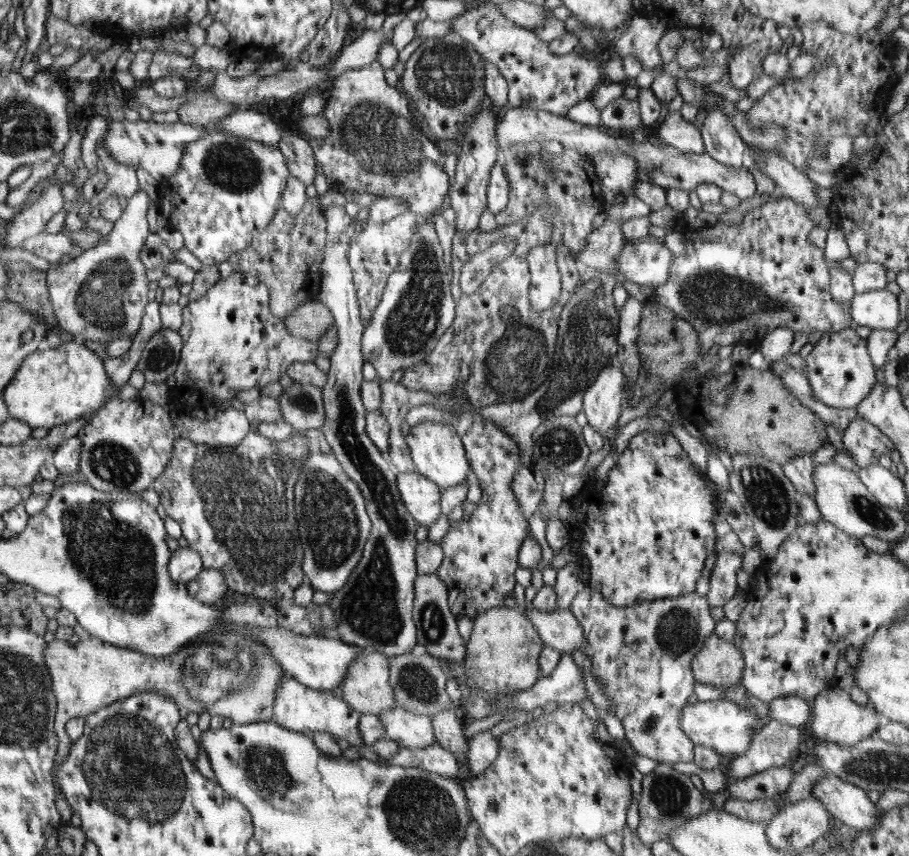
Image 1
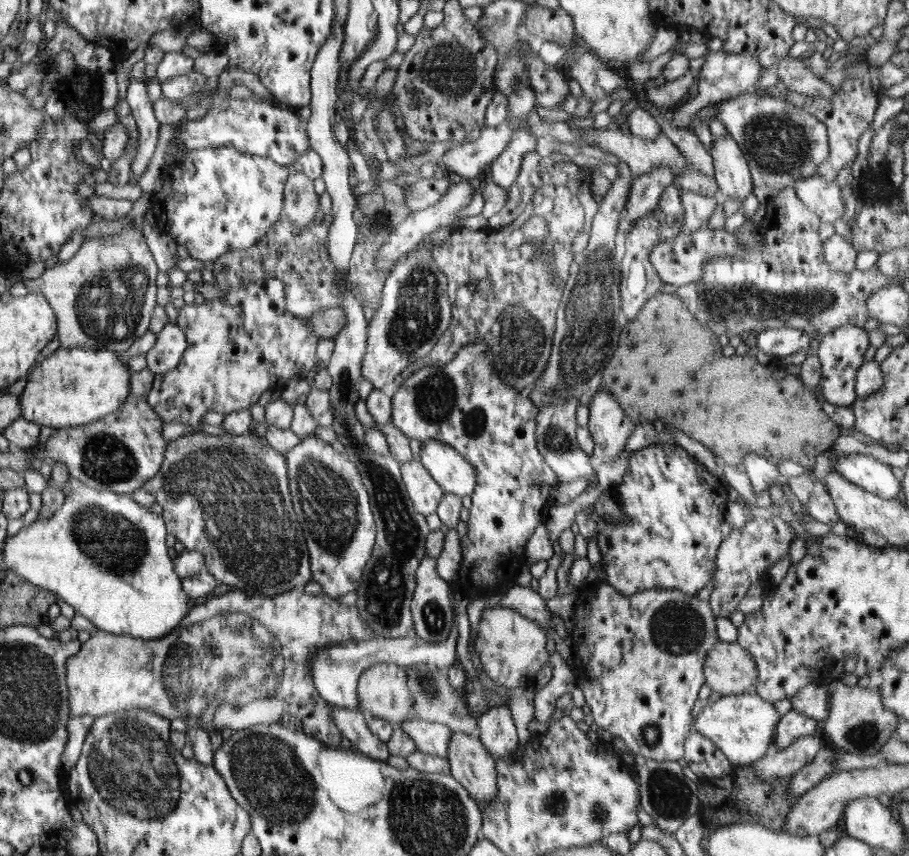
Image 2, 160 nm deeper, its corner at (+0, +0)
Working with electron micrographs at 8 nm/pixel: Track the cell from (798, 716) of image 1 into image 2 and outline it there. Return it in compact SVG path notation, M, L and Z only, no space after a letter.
M806 686L790 698L794 712L804 714L814 721L825 720L828 715L828 687Z

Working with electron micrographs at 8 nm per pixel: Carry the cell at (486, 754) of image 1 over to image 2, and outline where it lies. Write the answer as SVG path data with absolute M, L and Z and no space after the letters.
M496 706L485 712L479 720L477 737L494 758L516 747L519 739L510 708Z

